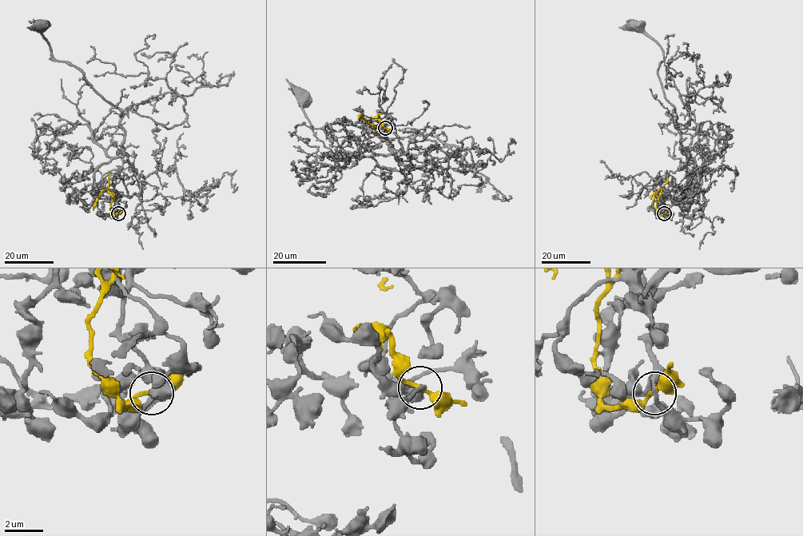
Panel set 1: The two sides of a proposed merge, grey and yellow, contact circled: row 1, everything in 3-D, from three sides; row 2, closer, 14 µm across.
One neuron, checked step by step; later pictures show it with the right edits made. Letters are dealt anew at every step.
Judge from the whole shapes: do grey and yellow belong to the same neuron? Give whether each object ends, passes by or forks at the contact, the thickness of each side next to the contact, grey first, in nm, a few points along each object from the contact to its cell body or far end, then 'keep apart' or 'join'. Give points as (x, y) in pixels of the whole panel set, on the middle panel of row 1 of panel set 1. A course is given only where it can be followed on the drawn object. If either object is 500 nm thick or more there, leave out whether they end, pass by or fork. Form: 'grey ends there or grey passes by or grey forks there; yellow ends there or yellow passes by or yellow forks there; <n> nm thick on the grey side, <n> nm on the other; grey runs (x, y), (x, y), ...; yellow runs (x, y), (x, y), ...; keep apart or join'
grey passes by; yellow passes by; 200 nm thick on the grey side, 200 nm on the other; grey runs (386, 128), (413, 168), (368, 129), (347, 121), (314, 128), (301, 96); yellow runs (386, 128), (377, 120), (381, 123), (378, 125), (360, 116), (358, 120); keep apart

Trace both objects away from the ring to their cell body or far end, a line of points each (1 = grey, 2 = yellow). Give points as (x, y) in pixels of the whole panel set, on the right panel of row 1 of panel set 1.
1: (664, 213), (667, 195), (695, 193), (701, 180), (681, 143), (675, 108), (657, 73), (662, 49), (634, 25)
2: (664, 213), (657, 215), (656, 209), (661, 188), (654, 196), (652, 203), (656, 210)

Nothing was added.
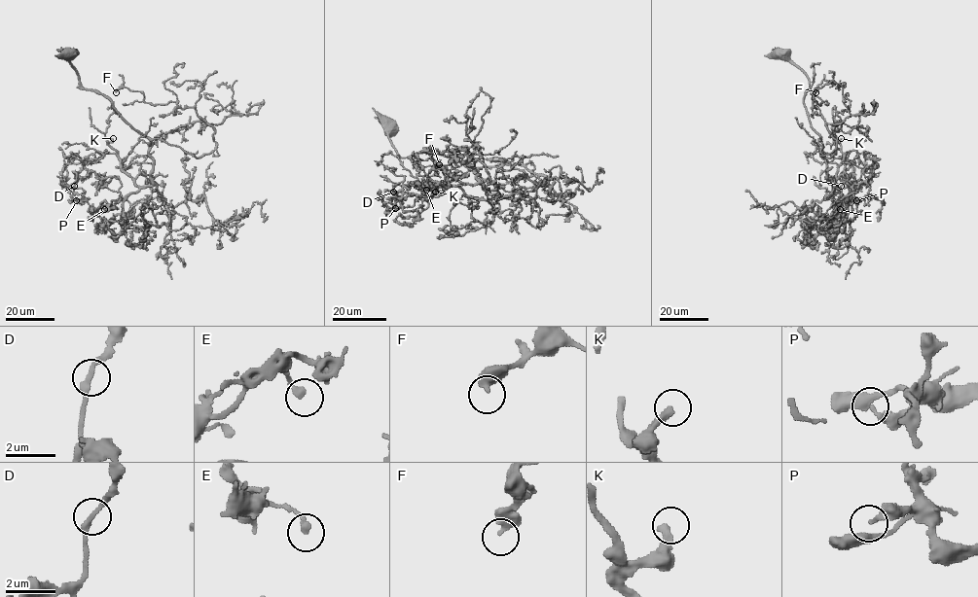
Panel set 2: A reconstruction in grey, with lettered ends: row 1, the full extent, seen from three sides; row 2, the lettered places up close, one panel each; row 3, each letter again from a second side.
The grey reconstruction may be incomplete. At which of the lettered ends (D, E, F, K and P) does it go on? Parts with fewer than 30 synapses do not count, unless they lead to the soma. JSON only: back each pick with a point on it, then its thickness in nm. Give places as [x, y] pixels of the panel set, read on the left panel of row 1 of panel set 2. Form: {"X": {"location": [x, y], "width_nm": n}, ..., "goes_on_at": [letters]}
{"K": {"location": [113, 138], "width_nm": 320}, "goes_on_at": ["K"]}

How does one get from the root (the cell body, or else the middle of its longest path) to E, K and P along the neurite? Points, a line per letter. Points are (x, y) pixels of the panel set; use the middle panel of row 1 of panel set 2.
E: (387, 125), (386, 133), (400, 157), (434, 151), (479, 175), (473, 184), (452, 180), (414, 185), (426, 190)
K: (387, 125), (400, 157), (434, 151), (479, 175), (473, 184), (435, 192)
P: (387, 125), (386, 133), (400, 157), (434, 151), (479, 175), (473, 184), (410, 182), (395, 208)

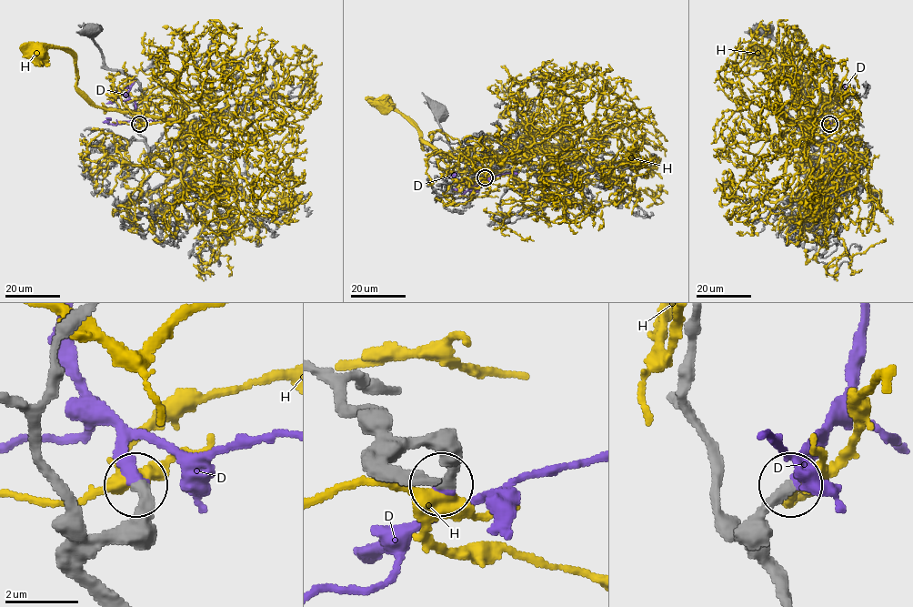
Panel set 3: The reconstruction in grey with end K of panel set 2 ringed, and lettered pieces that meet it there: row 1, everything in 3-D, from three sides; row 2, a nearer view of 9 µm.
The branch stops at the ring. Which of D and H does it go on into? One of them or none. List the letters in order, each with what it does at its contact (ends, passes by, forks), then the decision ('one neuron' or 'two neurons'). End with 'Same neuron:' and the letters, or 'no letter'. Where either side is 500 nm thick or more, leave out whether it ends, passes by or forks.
D: it ends; one neuron
H: it forks; two neurons
Same neuron: D

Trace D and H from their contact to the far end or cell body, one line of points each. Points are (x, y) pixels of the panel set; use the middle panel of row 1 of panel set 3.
D: (485, 177), (476, 191), (471, 184), (481, 178)
H: (485, 178), (503, 186), (534, 173), (520, 162), (422, 149), (416, 128), (385, 105)

